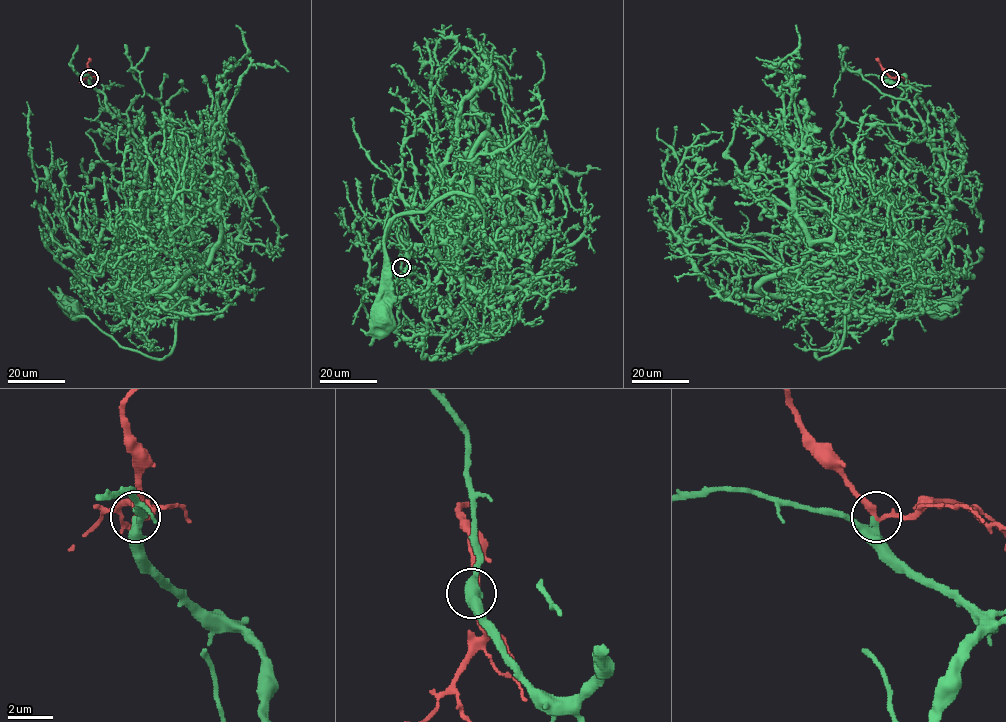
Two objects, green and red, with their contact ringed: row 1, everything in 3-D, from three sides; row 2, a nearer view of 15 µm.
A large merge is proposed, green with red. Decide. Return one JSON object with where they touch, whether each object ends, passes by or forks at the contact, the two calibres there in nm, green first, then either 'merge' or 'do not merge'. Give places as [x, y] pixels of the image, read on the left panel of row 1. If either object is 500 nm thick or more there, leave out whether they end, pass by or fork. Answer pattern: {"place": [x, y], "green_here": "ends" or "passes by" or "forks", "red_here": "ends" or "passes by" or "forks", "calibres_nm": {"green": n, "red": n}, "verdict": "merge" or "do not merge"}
{"place": [89, 78], "green_here": "passes by", "red_here": "passes by", "calibres_nm": {"green": 360, "red": 240}, "verdict": "merge"}

